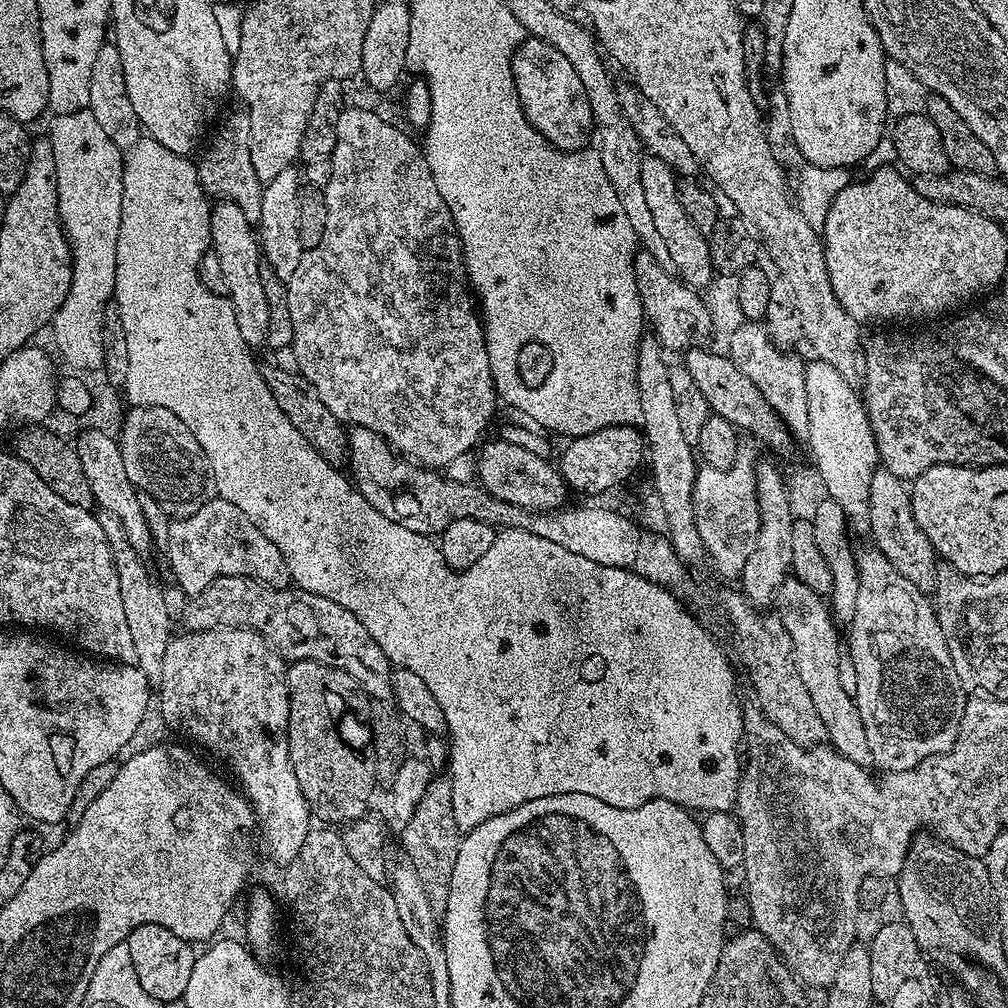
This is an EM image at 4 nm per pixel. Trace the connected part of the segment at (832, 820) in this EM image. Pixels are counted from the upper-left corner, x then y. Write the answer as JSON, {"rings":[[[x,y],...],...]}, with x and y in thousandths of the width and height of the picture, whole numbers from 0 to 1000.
{"rings":[[[746,700],[738,706],[738,729],[740,735],[740,753],[736,758],[734,768],[734,779],[730,789],[730,801],[728,809],[734,815],[736,823],[736,835],[738,836],[738,855],[736,866],[738,865],[738,877],[742,880],[742,905],[746,908],[749,924],[756,926],[766,939],[774,946],[774,951],[781,956],[783,963],[794,973],[795,977],[806,980],[820,981],[821,977],[827,974],[827,966],[831,966],[831,958],[835,958],[837,953],[842,951],[841,943],[845,940],[845,936],[849,933],[849,916],[855,912],[853,904],[853,880],[860,869],[870,868],[871,861],[859,854],[853,853],[857,841],[853,838],[853,832],[858,829],[861,833],[866,833],[869,837],[885,837],[891,831],[889,825],[883,824],[879,820],[879,815],[872,810],[866,809],[866,813],[859,811],[864,808],[864,798],[871,794],[871,787],[874,785],[873,778],[861,767],[862,763],[855,758],[843,756],[843,752],[835,752],[829,743],[824,740],[811,740],[809,742],[797,742],[792,736],[780,732],[772,720],[768,720],[754,707],[753,701]]]}

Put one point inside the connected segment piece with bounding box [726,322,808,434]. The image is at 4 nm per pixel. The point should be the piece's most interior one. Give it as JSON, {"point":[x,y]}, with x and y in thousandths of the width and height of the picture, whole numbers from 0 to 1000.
{"point":[774,374]}

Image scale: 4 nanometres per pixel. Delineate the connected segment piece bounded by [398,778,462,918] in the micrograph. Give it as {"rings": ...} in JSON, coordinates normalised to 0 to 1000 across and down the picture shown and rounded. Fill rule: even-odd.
{"rings":[[[430,773],[429,779],[419,788],[419,796],[411,804],[409,811],[400,818],[397,825],[396,840],[407,847],[411,863],[423,882],[426,900],[434,911],[439,910],[442,895],[446,891],[446,871],[450,871],[450,855],[458,832],[458,823],[450,812],[448,803],[448,780],[443,773]]]}

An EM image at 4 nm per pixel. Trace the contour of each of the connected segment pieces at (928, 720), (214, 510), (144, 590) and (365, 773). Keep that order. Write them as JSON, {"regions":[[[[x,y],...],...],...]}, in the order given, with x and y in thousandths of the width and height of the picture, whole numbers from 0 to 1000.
{"regions":[[[[861,542],[858,548],[855,546],[849,548],[849,564],[851,565],[851,597],[847,597],[847,613],[843,616],[845,623],[839,629],[839,651],[845,654],[845,671],[849,674],[849,683],[847,682],[847,693],[851,700],[851,708],[855,708],[855,720],[859,720],[859,736],[863,736],[863,748],[865,749],[865,758],[881,762],[882,767],[903,764],[911,760],[916,754],[936,751],[946,740],[950,732],[950,724],[954,716],[954,708],[958,697],[958,687],[954,682],[952,674],[948,672],[946,657],[942,653],[942,645],[937,636],[935,621],[931,621],[929,606],[925,604],[925,596],[914,583],[907,581],[907,577],[899,577],[887,562],[875,551],[867,542]]],[[[208,494],[192,510],[172,515],[167,521],[165,547],[175,579],[187,593],[198,589],[220,570],[247,571],[272,583],[284,583],[288,579],[284,554],[276,550],[276,542],[236,502],[217,494]]],[[[103,510],[98,513],[98,518],[111,543],[113,562],[117,565],[117,585],[121,585],[121,602],[125,605],[125,618],[129,625],[129,634],[133,637],[134,660],[141,665],[141,669],[145,669],[148,680],[157,681],[161,677],[161,653],[165,653],[165,641],[173,627],[173,624],[171,624],[171,619],[173,623],[173,611],[167,608],[167,599],[163,596],[162,585],[155,580],[150,565],[143,561],[144,553],[131,544],[127,535],[123,532],[119,515],[116,512]]],[[[291,655],[286,659],[286,691],[288,756],[311,811],[325,819],[340,819],[357,813],[366,805],[365,793],[369,785],[375,782],[369,721],[365,719],[367,694],[358,679],[337,663],[319,660],[318,657]]]]}

